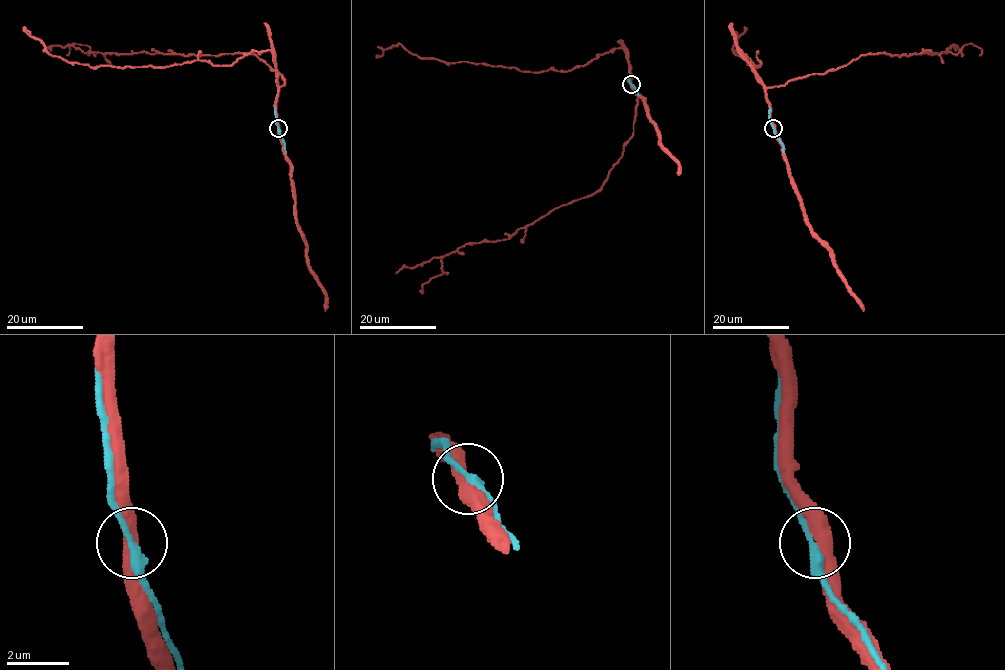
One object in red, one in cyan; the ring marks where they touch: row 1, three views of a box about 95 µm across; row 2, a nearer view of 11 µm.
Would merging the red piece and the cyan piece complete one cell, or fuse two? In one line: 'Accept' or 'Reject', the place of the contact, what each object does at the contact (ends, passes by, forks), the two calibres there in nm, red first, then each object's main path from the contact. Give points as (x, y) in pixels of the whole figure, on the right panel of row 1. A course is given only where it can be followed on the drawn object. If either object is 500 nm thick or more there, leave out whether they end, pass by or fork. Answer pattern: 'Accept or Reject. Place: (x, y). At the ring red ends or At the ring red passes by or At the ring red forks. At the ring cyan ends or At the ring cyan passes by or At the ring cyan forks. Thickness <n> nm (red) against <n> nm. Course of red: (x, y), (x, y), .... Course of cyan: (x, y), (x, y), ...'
Accept. Place: (773, 128). At the ring red passes by. At the ring cyan passes by. Thickness 440 nm (red) against 260 nm. Course of red: (773, 128), (768, 88), (824, 74), (863, 54), (956, 54), (972, 44), (982, 50), (979, 55). Course of cyan: (773, 129), (784, 152)

